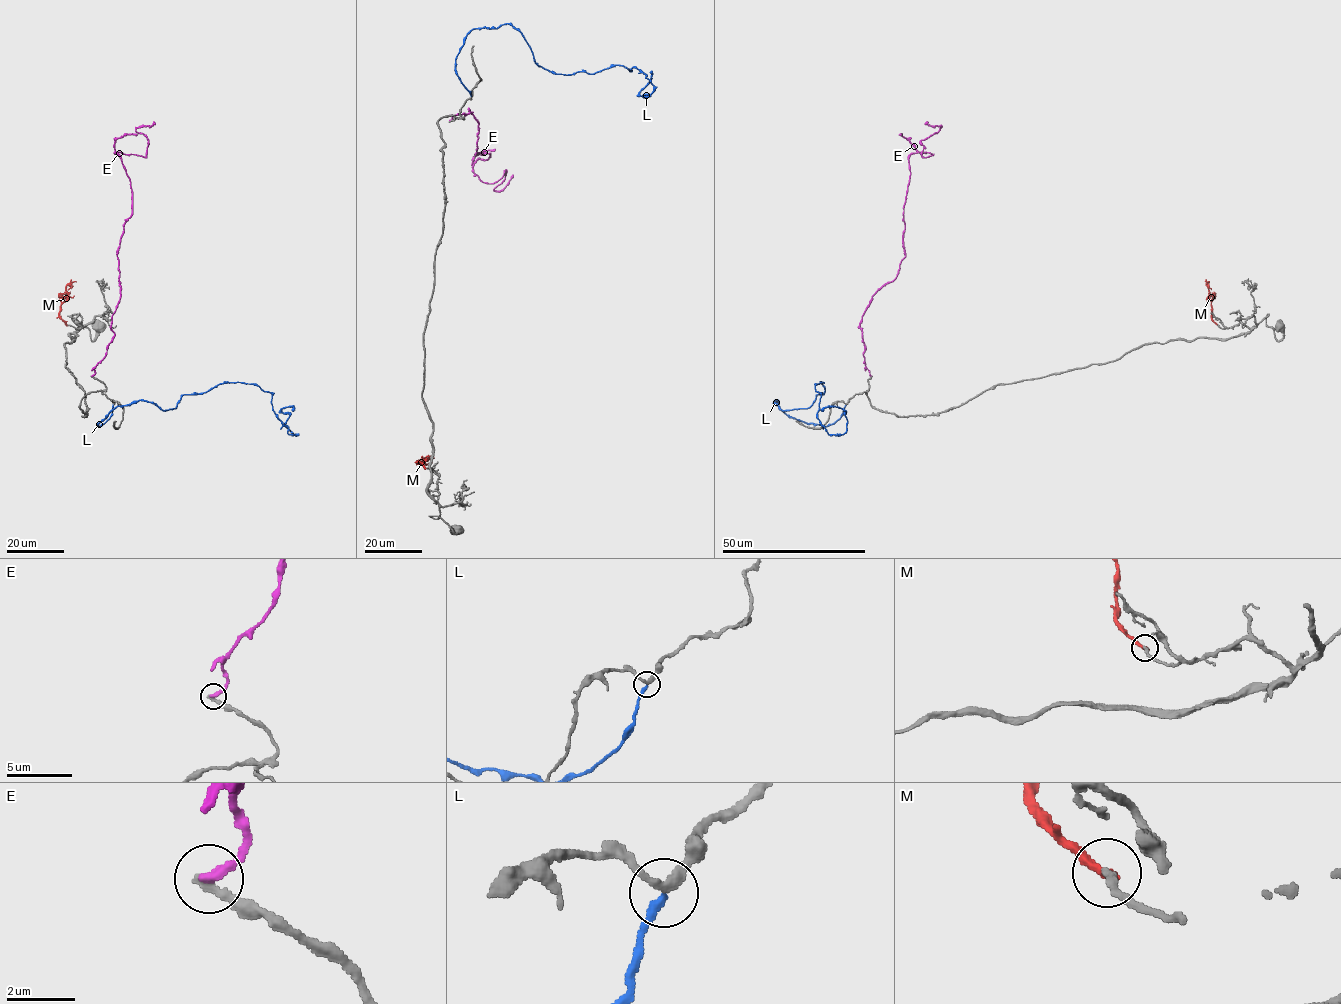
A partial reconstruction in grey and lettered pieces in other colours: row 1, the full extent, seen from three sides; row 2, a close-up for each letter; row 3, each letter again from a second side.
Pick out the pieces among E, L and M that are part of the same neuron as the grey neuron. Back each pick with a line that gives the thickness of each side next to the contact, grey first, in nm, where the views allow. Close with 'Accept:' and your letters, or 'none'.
Accept: none

